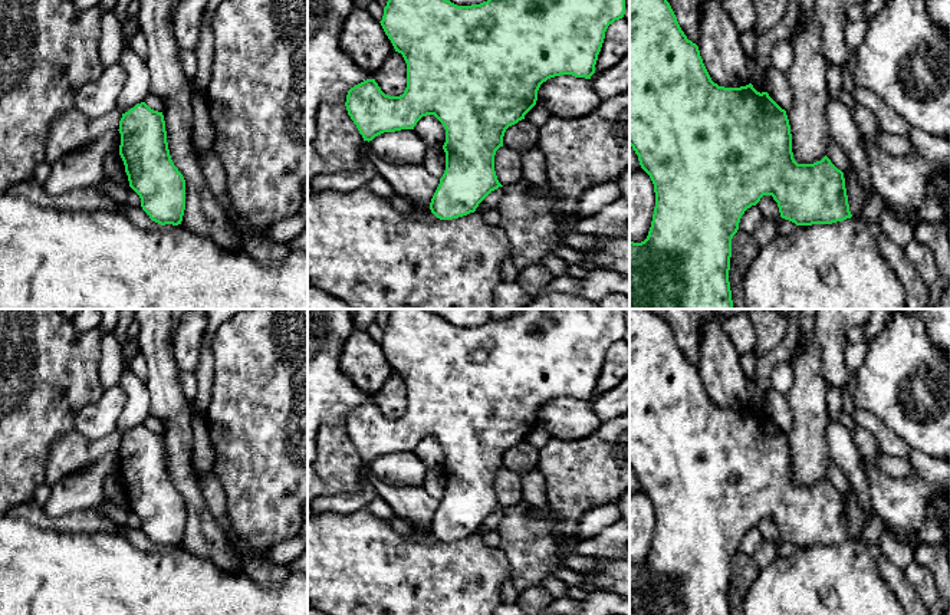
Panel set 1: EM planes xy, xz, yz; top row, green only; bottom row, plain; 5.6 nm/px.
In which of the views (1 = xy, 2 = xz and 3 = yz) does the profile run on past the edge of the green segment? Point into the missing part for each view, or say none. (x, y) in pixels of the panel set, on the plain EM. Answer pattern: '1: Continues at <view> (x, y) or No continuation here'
1: No continuation here
2: No continuation here
3: No continuation here

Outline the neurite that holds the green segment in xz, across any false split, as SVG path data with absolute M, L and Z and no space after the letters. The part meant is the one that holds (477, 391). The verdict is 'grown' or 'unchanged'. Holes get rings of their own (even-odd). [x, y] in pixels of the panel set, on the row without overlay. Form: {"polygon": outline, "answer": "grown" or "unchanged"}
{"polygon": "M392 309L388 316L384 338L379 343L385 356L391 362L395 374L401 375L407 385L407 410L400 418L385 417L375 401L366 401L348 412L346 433L356 447L364 463L372 463L384 454L395 454L401 451L414 451L417 444L427 437L434 437L446 451L446 464L443 471L446 474L446 493L440 500L440 506L431 520L430 532L440 542L453 542L470 535L474 535L479 526L494 512L503 509L494 493L496 473L503 468L503 458L509 448L525 441L525 437L536 427L538 412L543 404L561 397L572 397L575 399L591 401L595 395L595 387L601 374L605 353L615 342L625 336L624 309L522 309L510 319L490 319L487 323L471 328L457 328L443 318L427 312L425 309Z", "answer": "unchanged"}

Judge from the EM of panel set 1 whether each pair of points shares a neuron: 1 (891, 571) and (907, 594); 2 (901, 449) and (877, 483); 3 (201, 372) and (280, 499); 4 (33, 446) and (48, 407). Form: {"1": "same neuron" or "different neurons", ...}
{"1": "same neuron", "2": "different neurons", "3": "different neurons", "4": "same neuron"}

